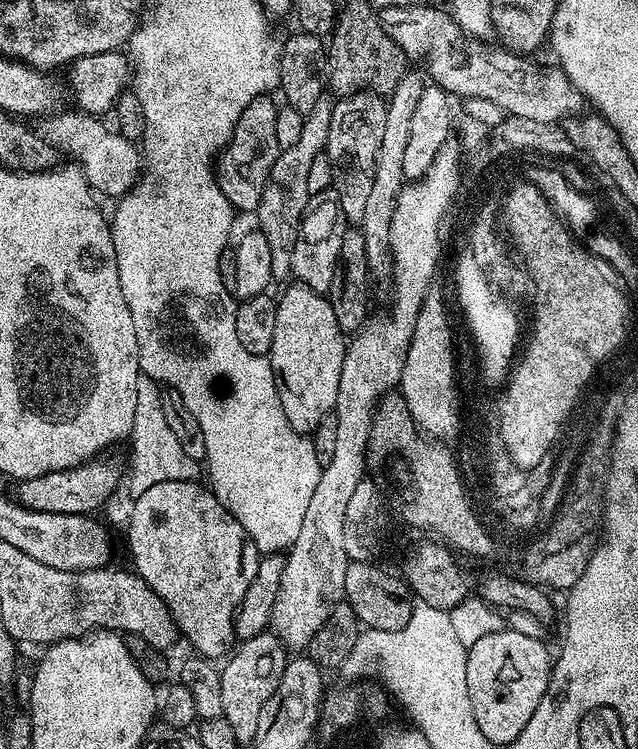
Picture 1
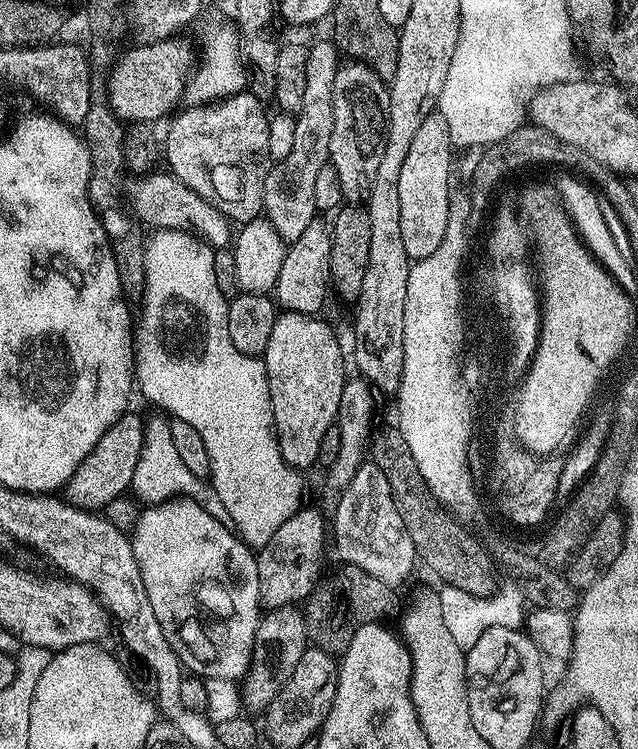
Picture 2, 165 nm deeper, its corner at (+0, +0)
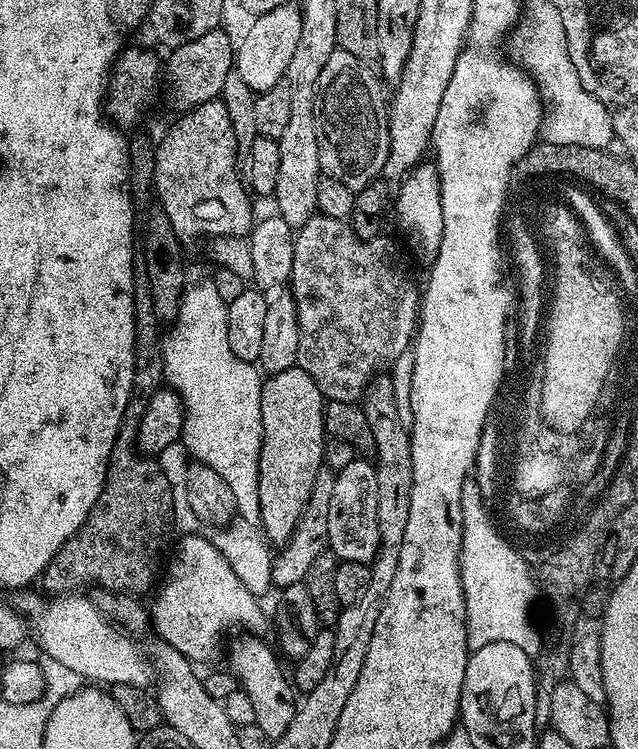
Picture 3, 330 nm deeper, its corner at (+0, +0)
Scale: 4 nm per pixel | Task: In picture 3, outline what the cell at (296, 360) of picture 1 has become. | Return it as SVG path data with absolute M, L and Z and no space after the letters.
M299 366L287 368L285 372L271 373L261 383L260 386L260 417L262 418L262 446L260 447L260 461L258 462L258 502L260 503L260 523L263 537L269 545L283 546L287 544L288 539L294 534L294 526L298 522L298 518L302 514L302 510L306 506L306 502L310 498L310 490L314 490L314 478L319 474L324 463L324 446L326 441L326 433L324 430L324 406L326 397L318 390L318 386L314 382L314 378L310 378L310 374L306 374Z

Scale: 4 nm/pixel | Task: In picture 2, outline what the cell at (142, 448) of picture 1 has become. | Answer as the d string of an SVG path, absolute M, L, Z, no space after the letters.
M164 416L151 418L145 423L142 456L134 470L131 493L135 499L148 506L167 503L175 498L183 498L200 505L212 518L220 524L231 527L233 525L230 512L222 503L222 498L214 490L209 481L202 481L183 465L178 450L175 449L174 438L171 437L171 421Z

